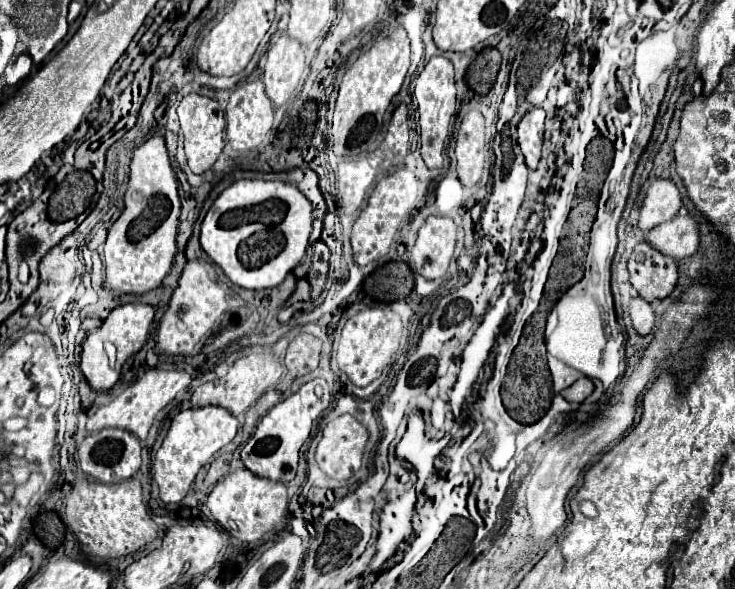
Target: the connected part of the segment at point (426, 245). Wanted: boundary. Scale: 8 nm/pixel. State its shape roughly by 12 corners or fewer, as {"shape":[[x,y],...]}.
{"shape":[[429,216],[411,250],[415,272],[441,278],[455,250],[455,224]]}

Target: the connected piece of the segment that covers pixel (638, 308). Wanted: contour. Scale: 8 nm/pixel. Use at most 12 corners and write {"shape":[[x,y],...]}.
{"shape":[[641,296],[629,304],[635,330],[647,336],[655,324],[655,310]]}

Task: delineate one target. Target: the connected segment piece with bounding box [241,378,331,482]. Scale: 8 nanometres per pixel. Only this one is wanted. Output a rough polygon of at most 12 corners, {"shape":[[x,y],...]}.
{"shape":[[315,378],[257,424],[243,464],[275,482],[295,478],[299,450],[331,402]]}

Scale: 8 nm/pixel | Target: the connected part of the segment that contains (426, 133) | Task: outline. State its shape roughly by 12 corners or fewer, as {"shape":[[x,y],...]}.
{"shape":[[433,56],[415,76],[421,156],[441,168],[457,110],[453,64]]}

